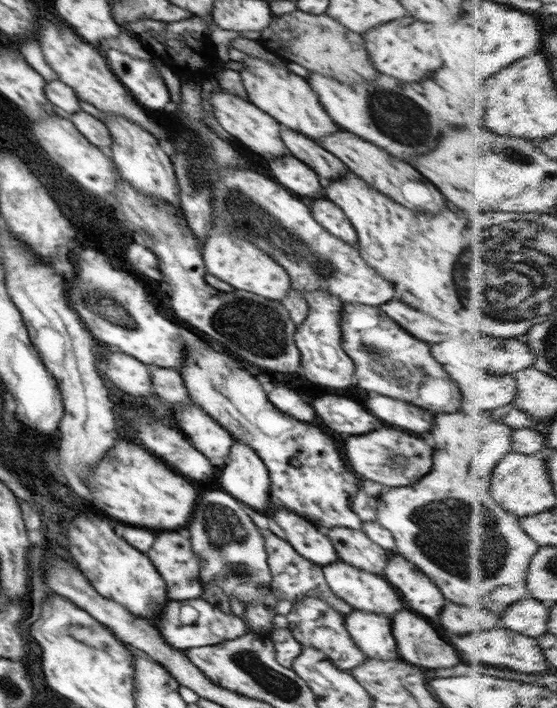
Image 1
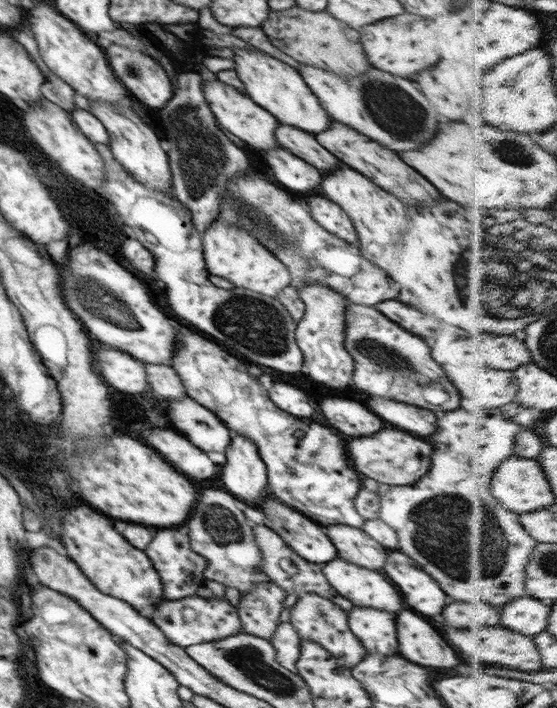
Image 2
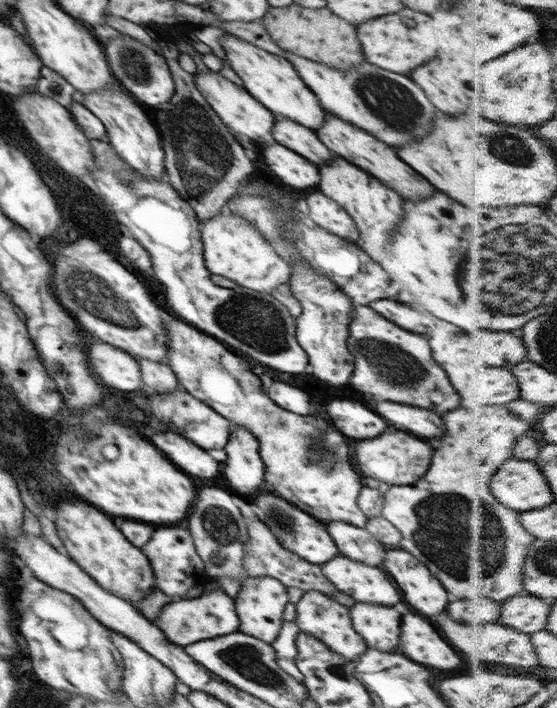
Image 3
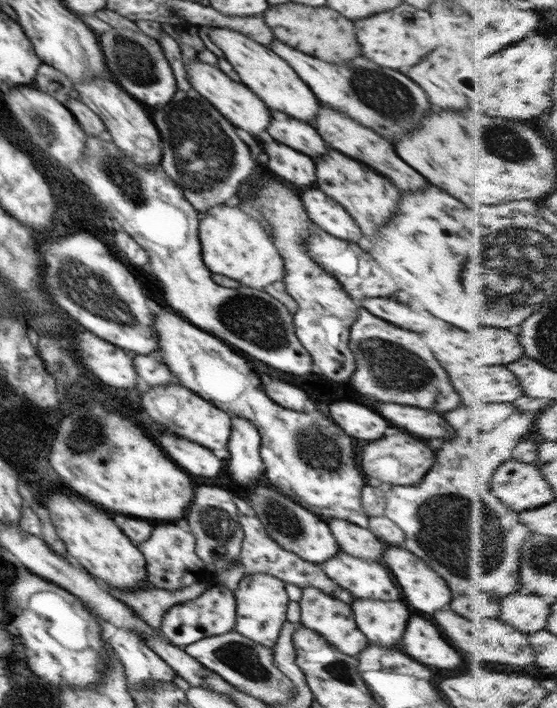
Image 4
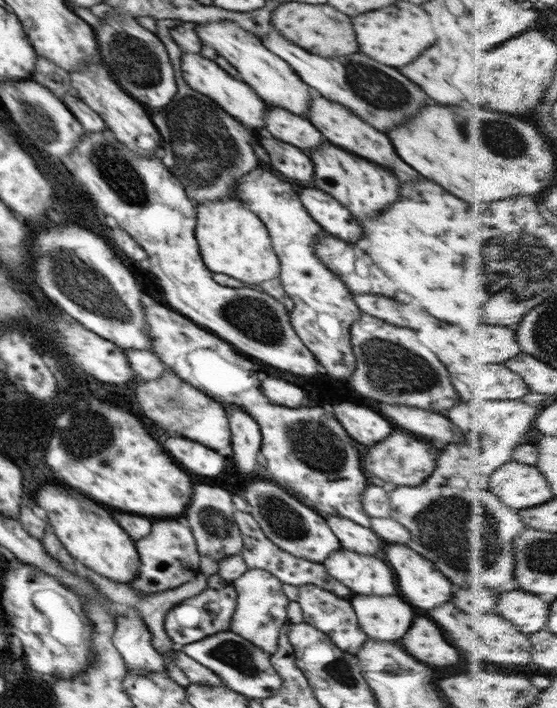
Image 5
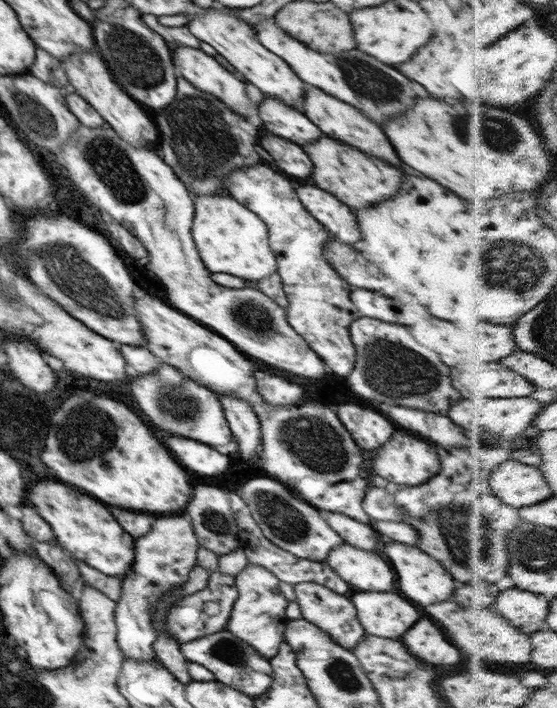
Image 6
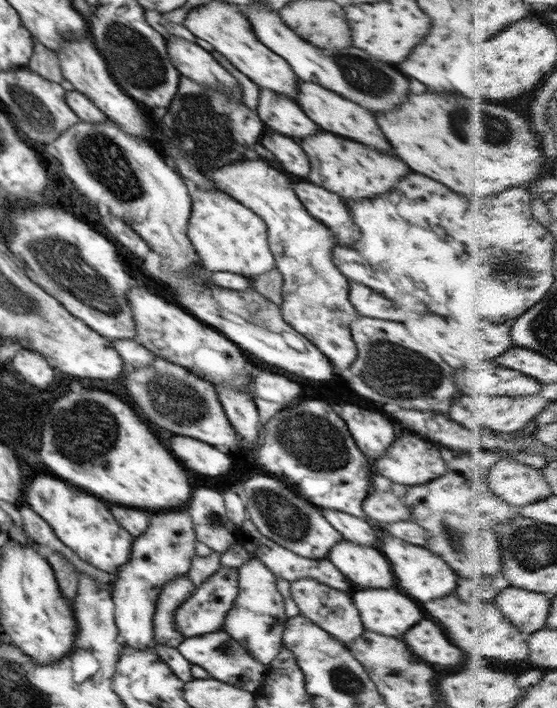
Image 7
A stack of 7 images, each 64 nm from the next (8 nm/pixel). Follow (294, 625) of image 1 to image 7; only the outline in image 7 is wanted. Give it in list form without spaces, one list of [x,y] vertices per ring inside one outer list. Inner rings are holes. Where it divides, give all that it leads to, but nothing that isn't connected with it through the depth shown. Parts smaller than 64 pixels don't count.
[[[306,577],[291,582],[291,599],[298,605],[302,616],[329,632],[346,647],[365,631],[360,614],[352,602],[350,594],[346,594],[344,591],[332,588],[327,584],[320,584],[317,580]]]

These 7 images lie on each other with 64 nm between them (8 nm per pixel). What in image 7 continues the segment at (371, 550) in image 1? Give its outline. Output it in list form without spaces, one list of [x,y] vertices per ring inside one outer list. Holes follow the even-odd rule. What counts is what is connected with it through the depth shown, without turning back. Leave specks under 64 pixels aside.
[[[322,510],[322,516],[350,542],[354,544],[366,544],[372,546],[376,542],[376,532],[374,528],[356,516],[344,514],[344,512],[334,512],[334,510]]]

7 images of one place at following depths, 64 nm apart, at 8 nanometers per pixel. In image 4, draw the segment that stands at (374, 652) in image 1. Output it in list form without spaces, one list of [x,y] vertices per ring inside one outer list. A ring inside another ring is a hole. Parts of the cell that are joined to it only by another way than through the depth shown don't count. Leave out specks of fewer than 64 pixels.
[[[354,600],[352,612],[358,630],[370,640],[370,644],[392,646],[402,638],[410,610],[398,600]]]

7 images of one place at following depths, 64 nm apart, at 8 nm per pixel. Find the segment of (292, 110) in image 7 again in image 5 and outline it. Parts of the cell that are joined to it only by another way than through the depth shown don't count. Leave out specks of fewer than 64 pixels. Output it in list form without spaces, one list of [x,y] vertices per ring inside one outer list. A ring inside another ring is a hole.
[[[266,104],[265,112],[264,128],[268,128],[268,135],[302,150],[314,150],[322,144],[324,136],[306,118],[271,104]]]

